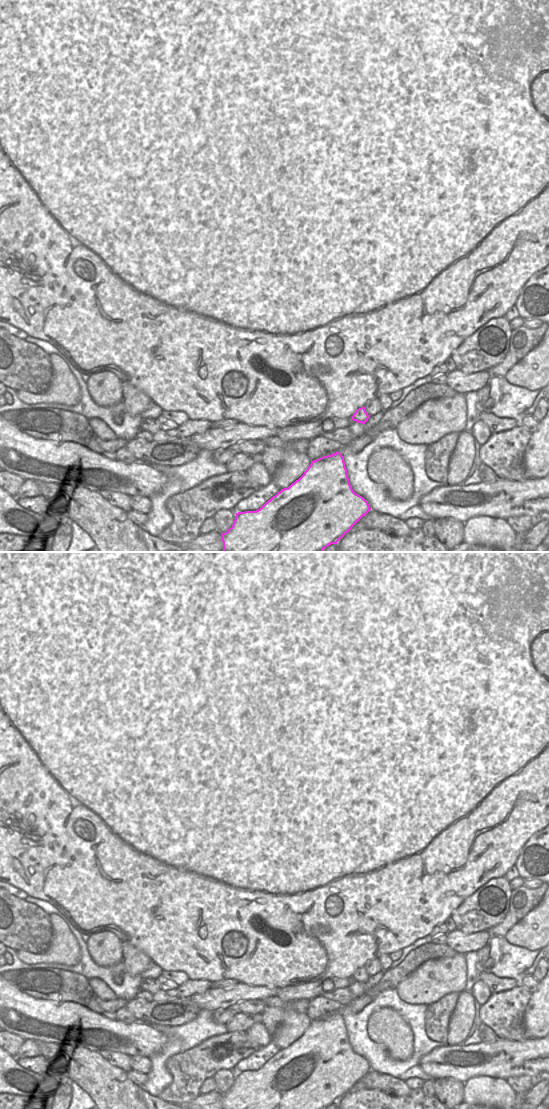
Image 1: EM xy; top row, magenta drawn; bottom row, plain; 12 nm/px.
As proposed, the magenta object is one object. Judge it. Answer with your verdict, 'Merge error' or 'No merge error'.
No merge error

